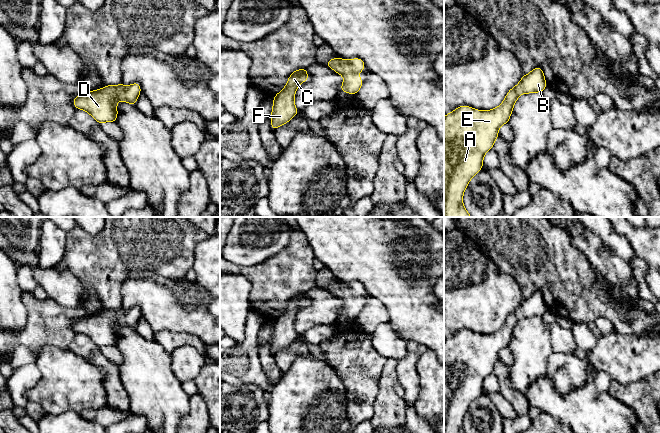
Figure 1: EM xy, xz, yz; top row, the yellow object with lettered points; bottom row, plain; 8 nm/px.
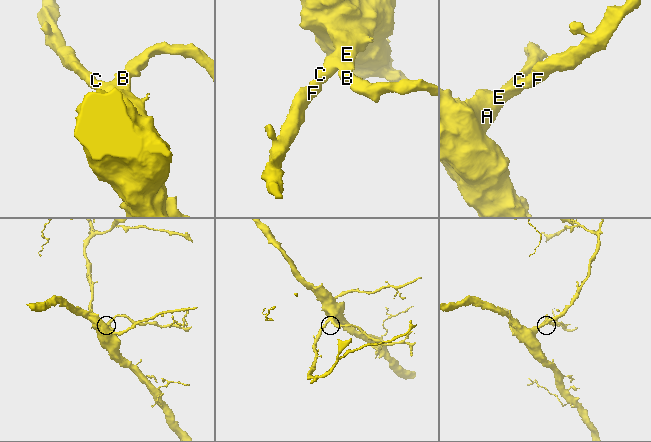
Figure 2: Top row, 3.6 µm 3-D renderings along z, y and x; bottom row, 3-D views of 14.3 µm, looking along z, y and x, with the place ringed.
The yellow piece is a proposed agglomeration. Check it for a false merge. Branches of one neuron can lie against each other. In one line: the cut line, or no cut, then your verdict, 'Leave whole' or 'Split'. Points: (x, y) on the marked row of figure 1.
No split. Leave whole

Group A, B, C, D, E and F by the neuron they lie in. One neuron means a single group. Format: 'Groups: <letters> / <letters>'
Groups: A B C D E F

